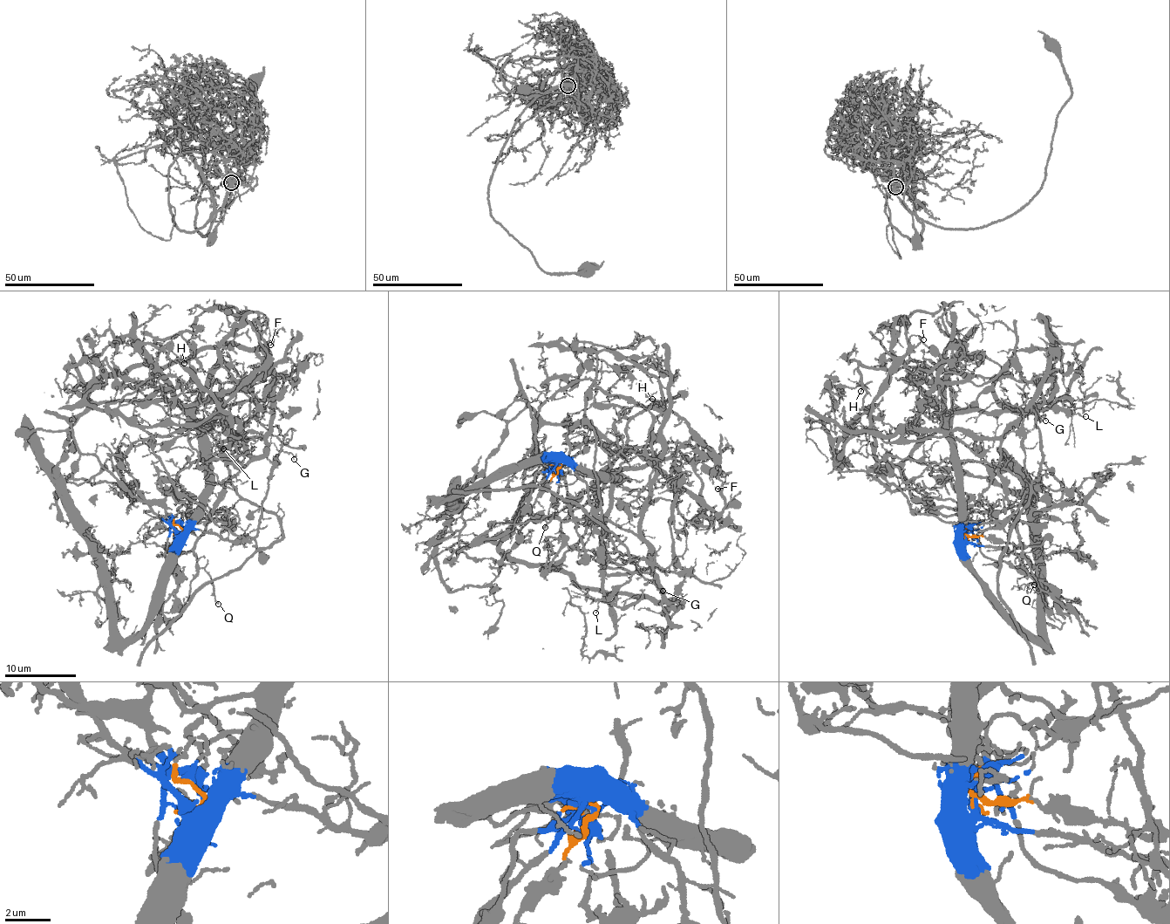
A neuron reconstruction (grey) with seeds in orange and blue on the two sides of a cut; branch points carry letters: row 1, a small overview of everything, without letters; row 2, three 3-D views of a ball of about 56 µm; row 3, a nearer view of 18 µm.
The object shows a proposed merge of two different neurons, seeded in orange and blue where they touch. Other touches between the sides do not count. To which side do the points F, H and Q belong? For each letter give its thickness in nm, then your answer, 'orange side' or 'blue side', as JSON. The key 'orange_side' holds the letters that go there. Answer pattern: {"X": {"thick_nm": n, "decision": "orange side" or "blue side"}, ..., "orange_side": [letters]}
{"F": {"thick_nm": 140, "decision": "blue side"}, "H": {"thick_nm": 130, "decision": "blue side"}, "Q": {"thick_nm": 140, "decision": "orange side"}, "orange_side": ["Q"]}

